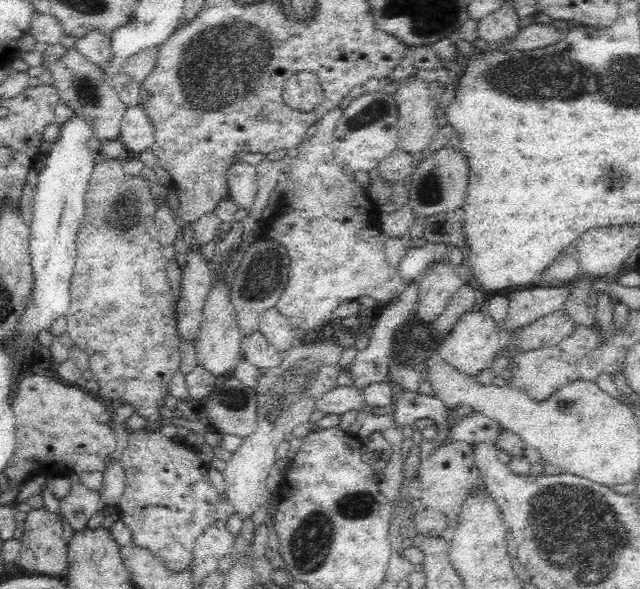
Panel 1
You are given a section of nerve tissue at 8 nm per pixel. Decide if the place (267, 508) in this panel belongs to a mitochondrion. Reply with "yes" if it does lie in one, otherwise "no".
no

